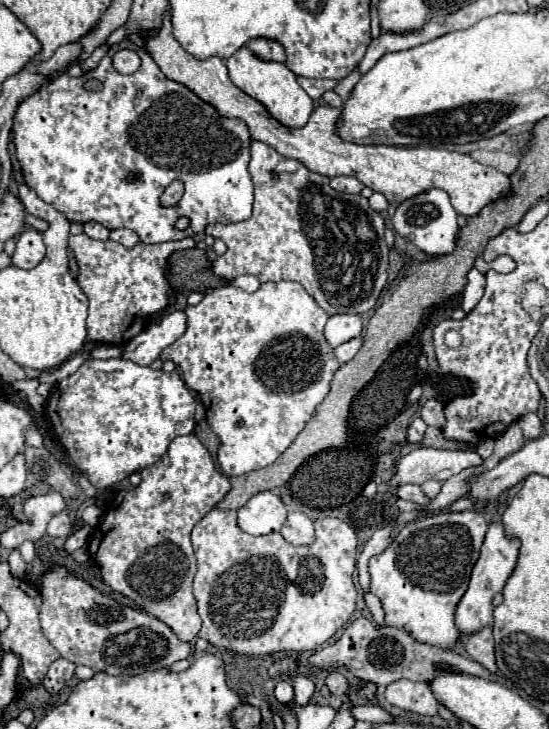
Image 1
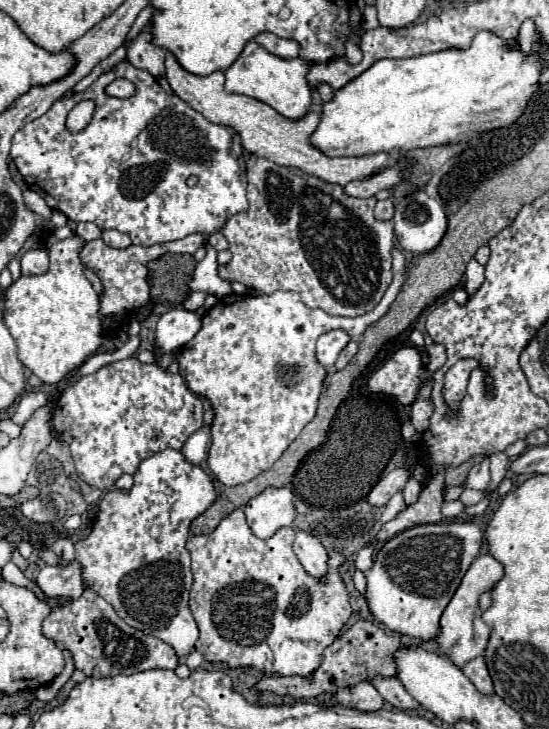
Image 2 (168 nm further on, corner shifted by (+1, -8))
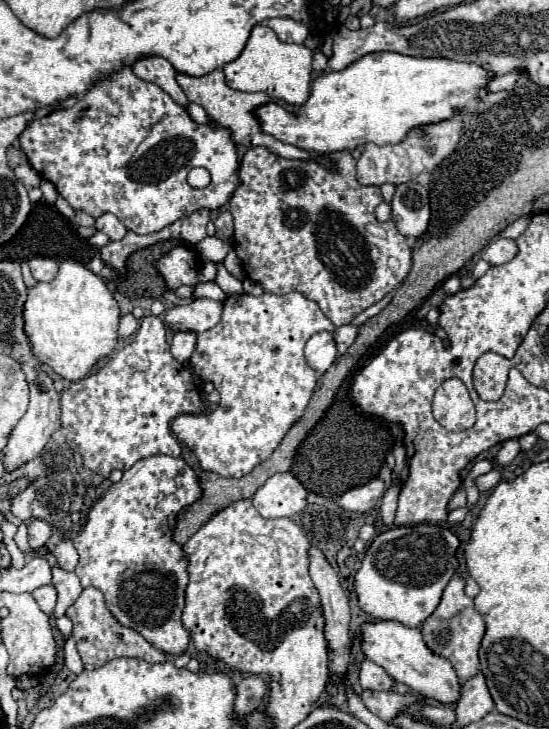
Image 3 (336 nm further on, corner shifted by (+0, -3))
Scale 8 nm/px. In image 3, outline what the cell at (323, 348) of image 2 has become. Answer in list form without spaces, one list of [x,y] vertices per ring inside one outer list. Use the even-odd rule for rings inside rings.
[[[327,331],[315,333],[307,341],[305,359],[317,373],[325,373],[333,365],[335,357],[337,357],[337,349],[335,349],[335,341],[333,341],[331,333],[327,333]]]

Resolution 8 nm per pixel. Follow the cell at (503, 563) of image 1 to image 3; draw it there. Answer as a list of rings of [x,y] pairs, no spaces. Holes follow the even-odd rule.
[[[455,575],[455,577],[449,581],[449,585],[445,587],[439,607],[435,609],[433,615],[429,615],[429,617],[423,621],[423,627],[421,627],[421,633],[423,633],[423,639],[425,639],[427,647],[429,647],[435,655],[447,659],[447,661],[453,665],[453,669],[455,669],[461,685],[463,685],[467,679],[471,679],[473,675],[479,673],[477,649],[479,649],[479,643],[481,643],[481,639],[483,639],[483,635],[485,635],[485,621],[483,621],[483,617],[475,611],[473,599],[469,599],[469,597],[465,595],[463,587],[465,587],[465,581],[463,581],[459,575]]]

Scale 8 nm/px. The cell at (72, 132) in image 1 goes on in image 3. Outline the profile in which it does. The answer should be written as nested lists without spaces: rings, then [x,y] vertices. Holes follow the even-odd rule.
[[[129,67],[101,79],[79,97],[71,109],[33,121],[31,127],[21,133],[19,141],[31,167],[39,171],[43,179],[51,181],[73,209],[81,209],[93,217],[113,213],[127,229],[141,235],[161,231],[203,207],[211,211],[219,209],[241,183],[237,175],[237,151],[229,131],[219,125],[197,125],[161,87],[135,77]],[[193,167],[205,167],[209,171],[211,183],[205,189],[191,189],[187,185],[187,173]]]

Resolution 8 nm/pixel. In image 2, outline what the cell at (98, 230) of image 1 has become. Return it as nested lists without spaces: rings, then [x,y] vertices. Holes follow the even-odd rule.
[[[86,222],[86,224],[78,224],[76,234],[78,234],[80,238],[84,238],[84,240],[98,240],[98,238],[102,236],[102,230],[100,230],[96,224]]]

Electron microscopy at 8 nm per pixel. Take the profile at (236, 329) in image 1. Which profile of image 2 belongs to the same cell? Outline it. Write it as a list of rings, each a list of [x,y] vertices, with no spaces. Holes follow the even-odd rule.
[[[392,248],[392,270],[394,280],[386,290],[380,304],[358,318],[336,318],[322,310],[308,308],[298,292],[272,292],[264,296],[224,296],[202,316],[202,328],[198,334],[174,354],[174,362],[180,364],[188,388],[212,402],[214,422],[212,422],[212,446],[208,456],[208,468],[226,486],[244,484],[258,474],[272,468],[272,464],[286,452],[286,448],[298,438],[302,428],[316,416],[318,396],[326,378],[326,368],[316,360],[316,340],[320,334],[342,328],[350,336],[360,336],[374,324],[394,302],[400,286],[404,284],[404,256],[398,248]]]

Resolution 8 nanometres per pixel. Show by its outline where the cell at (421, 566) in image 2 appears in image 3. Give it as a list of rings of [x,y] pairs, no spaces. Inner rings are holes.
[[[429,523],[393,527],[377,535],[355,573],[353,587],[359,607],[375,619],[393,619],[407,627],[421,627],[437,609],[443,589],[457,573],[457,547],[459,539],[453,531]]]

